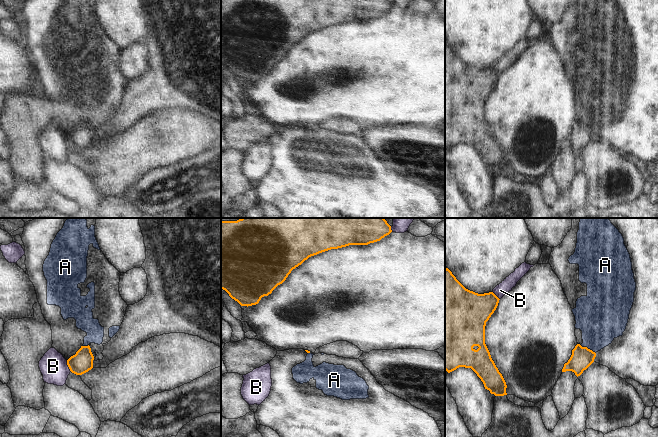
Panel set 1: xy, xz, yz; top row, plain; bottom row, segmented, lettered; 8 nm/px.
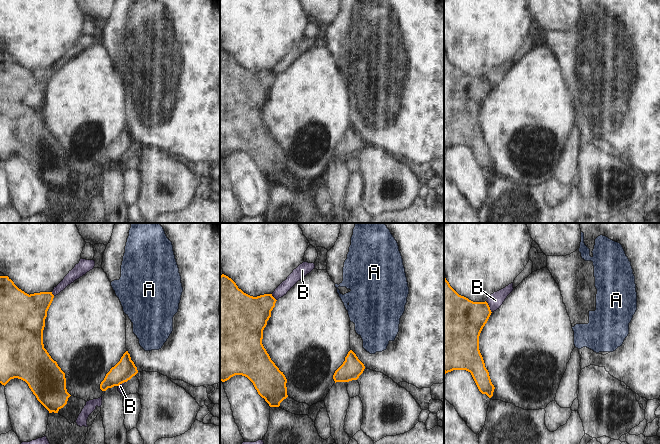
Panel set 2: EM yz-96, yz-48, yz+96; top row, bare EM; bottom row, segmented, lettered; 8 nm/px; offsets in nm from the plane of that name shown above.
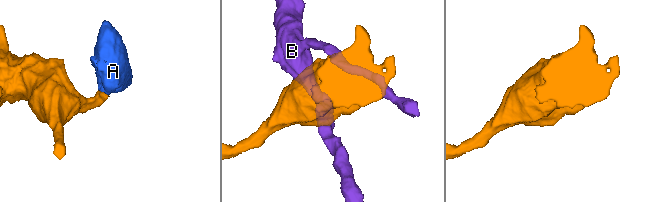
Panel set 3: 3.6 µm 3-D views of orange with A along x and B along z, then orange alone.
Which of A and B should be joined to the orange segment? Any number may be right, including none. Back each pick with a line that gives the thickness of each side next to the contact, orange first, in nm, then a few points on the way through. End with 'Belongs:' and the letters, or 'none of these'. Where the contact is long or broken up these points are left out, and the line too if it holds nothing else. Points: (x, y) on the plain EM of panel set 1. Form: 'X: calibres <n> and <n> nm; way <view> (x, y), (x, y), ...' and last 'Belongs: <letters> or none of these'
Belongs: none of these

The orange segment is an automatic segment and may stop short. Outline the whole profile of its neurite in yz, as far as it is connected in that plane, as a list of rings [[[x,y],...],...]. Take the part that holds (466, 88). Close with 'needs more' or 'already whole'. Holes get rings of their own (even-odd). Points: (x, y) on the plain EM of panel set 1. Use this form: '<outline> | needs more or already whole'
[[[445,45],[445,146],[471,144],[485,165],[504,172],[506,158],[485,120],[486,98],[499,76],[493,68],[478,70],[466,65]]] | already whole

